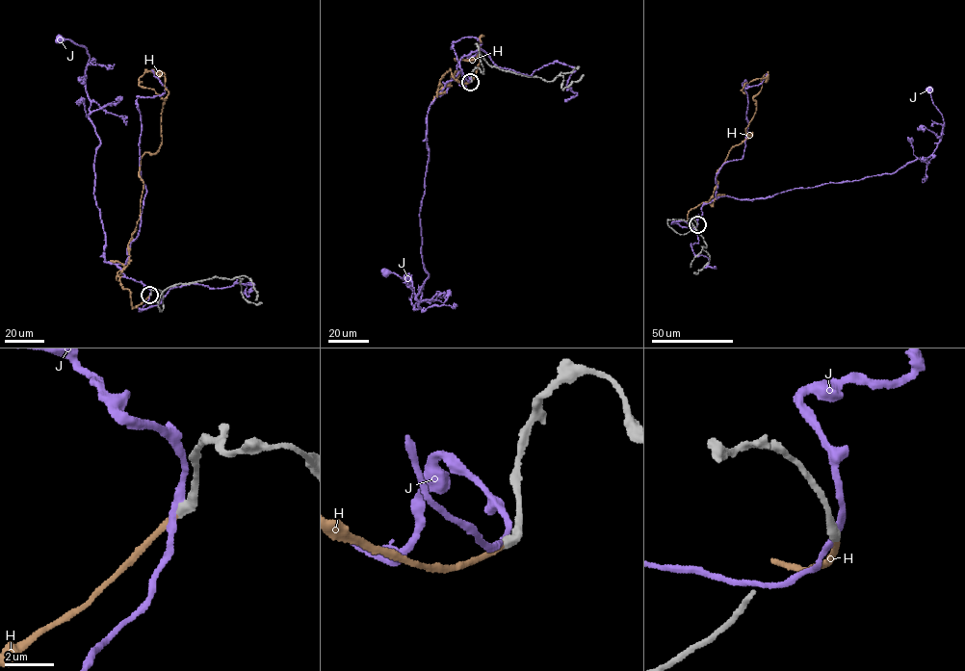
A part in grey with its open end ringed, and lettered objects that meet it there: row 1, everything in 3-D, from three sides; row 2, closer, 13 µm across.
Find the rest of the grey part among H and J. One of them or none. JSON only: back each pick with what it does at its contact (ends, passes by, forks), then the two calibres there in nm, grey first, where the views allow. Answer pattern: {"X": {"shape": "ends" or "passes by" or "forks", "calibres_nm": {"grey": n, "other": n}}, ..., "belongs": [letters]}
{"H": {"shape": "ends", "calibres_nm": {"grey": 400, "other": 220}}, "belongs": ["H"]}

